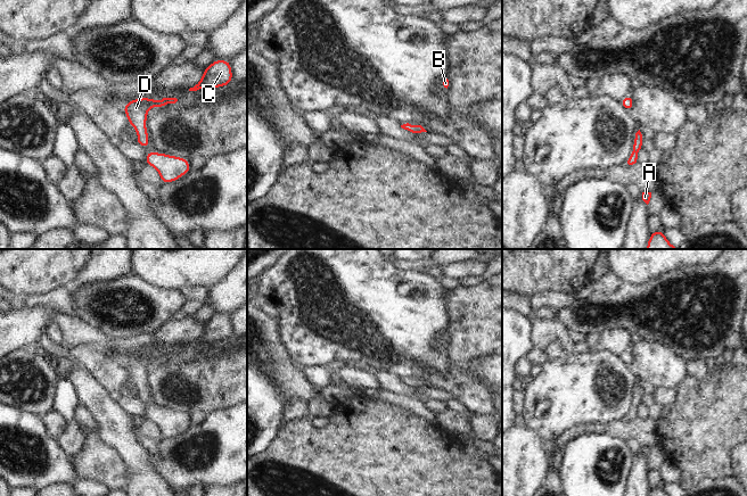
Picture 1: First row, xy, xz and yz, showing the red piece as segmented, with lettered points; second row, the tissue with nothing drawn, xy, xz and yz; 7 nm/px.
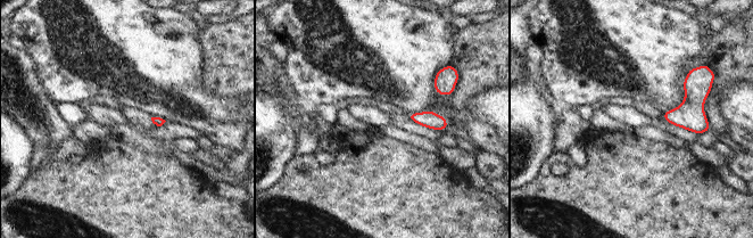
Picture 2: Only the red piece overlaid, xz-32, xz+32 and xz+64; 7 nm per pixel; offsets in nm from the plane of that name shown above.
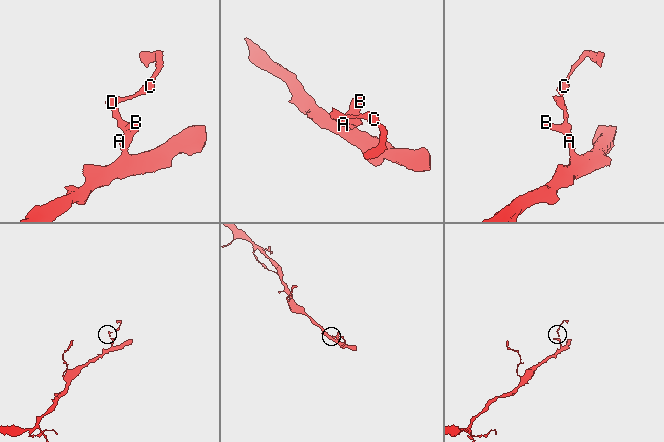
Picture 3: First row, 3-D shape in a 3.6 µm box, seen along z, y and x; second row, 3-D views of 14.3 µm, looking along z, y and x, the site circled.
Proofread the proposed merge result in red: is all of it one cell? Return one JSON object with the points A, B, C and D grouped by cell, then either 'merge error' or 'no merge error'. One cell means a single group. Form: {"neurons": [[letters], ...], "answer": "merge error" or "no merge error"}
{"neurons": [["A", "B", "C", "D"]], "answer": "no merge error"}

